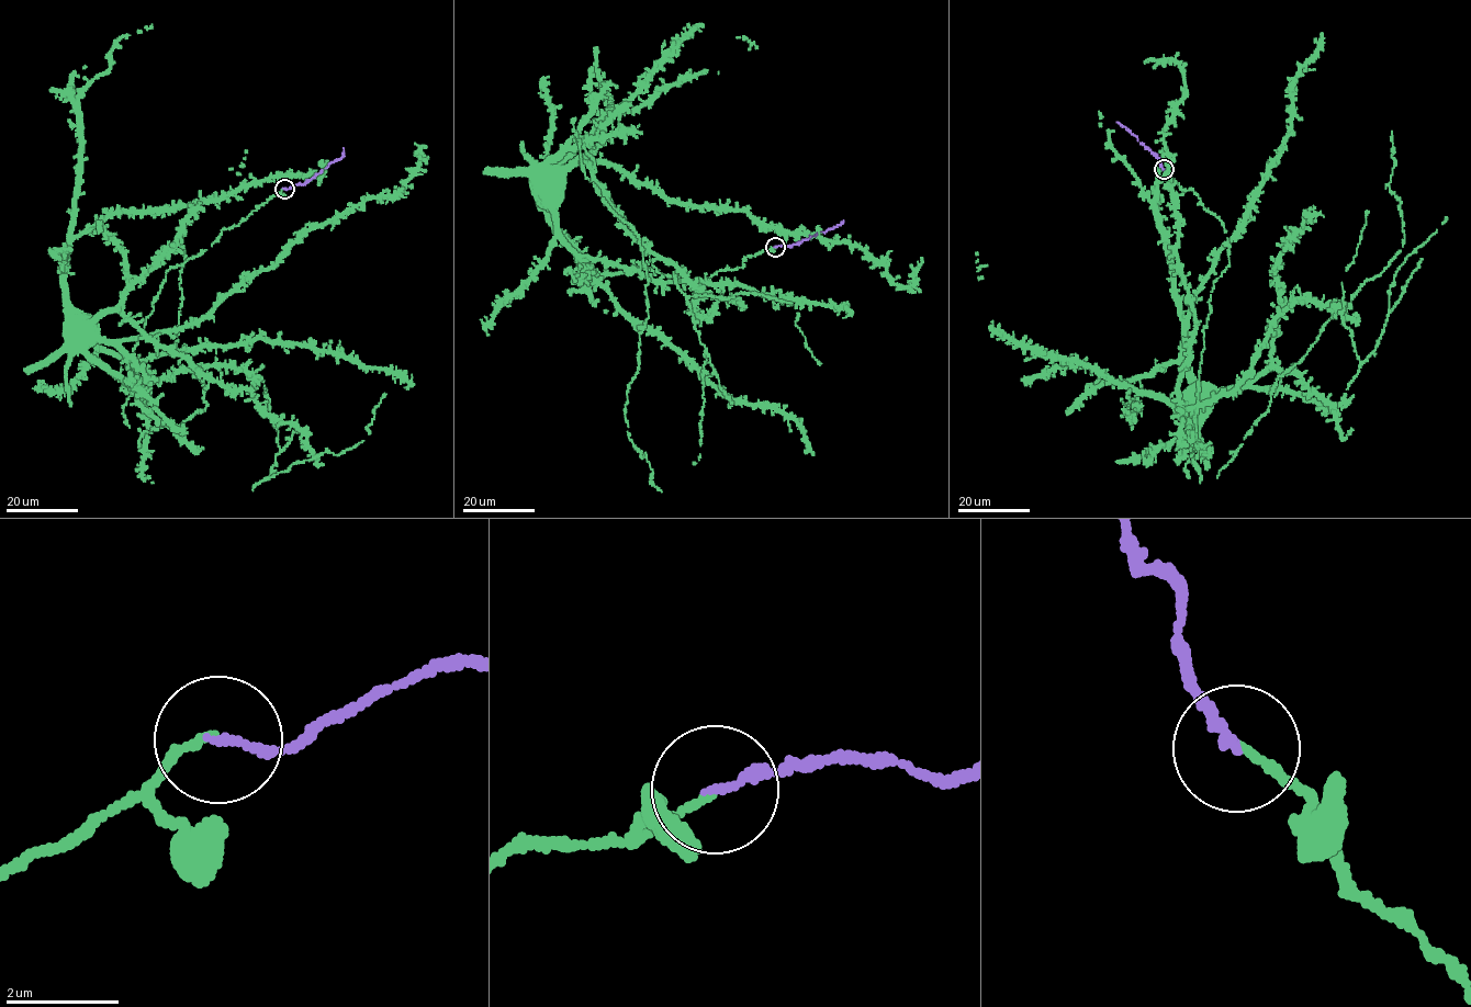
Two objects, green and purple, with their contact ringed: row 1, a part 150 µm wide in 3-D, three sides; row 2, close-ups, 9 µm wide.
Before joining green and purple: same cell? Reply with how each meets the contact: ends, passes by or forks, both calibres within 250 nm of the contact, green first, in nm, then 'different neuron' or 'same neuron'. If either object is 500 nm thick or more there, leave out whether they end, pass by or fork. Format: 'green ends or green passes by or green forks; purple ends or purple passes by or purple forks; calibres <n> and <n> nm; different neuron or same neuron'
green ends; purple ends; calibres 130 and 140 nm; same neuron

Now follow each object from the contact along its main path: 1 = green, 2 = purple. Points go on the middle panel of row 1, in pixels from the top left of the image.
1: (775, 247), (695, 282), (667, 276), (652, 264), (587, 160), (550, 165), (549, 173)
2: (775, 247), (792, 246), (844, 221)

